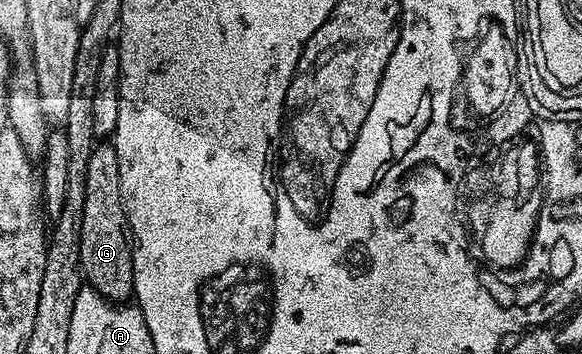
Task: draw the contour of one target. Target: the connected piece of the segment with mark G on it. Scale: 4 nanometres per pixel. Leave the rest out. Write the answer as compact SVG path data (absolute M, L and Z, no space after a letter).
M99 143L91 150L89 167L85 171L85 207L81 219L81 243L79 244L79 268L86 284L96 289L106 301L127 303L135 292L133 283L133 255L131 228L121 199L121 171L117 167L117 151L114 144Z

